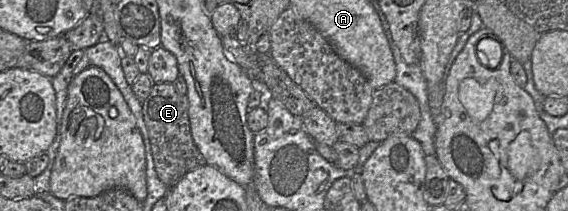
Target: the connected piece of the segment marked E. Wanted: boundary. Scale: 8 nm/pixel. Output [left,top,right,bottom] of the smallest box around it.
[143,83,207,188]

